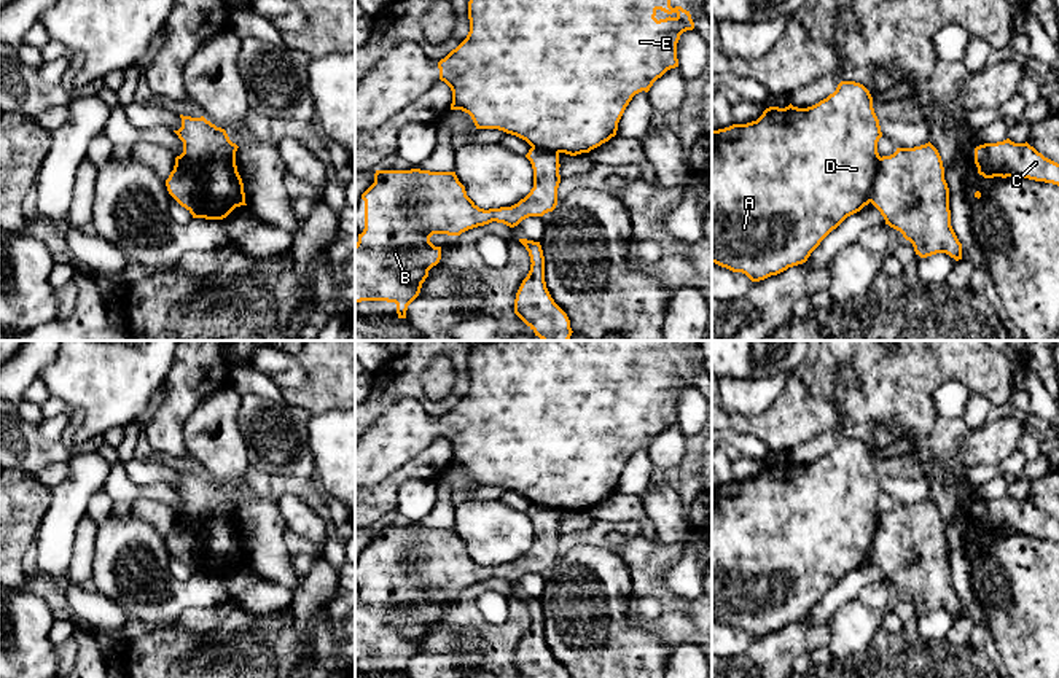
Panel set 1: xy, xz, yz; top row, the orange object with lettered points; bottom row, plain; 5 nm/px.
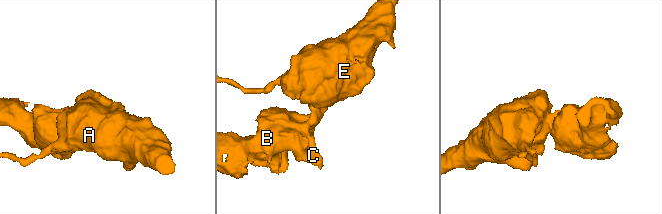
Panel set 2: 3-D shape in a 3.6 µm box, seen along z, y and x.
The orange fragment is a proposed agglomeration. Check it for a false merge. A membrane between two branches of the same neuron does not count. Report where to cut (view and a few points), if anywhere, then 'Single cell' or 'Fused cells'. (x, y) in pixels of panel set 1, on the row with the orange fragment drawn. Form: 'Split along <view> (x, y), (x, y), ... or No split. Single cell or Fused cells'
Split along xy (175, 161), (195, 180), (211, 218). Fused cells

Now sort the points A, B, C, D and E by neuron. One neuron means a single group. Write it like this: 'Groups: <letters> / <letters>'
Groups: A D E / B C

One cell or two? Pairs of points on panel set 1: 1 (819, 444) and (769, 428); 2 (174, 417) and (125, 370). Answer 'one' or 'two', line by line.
1: two
2: two

